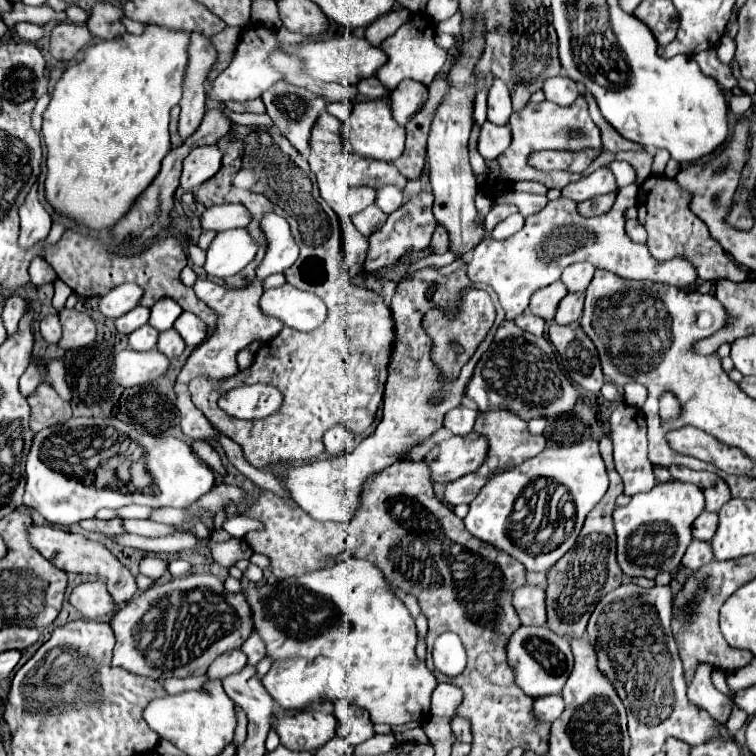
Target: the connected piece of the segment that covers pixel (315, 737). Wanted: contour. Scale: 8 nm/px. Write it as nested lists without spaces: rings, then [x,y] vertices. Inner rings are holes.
[[[319,709],[303,711],[293,717],[279,717],[275,723],[281,745],[293,751],[319,749],[335,735],[335,727],[335,715],[323,713]]]

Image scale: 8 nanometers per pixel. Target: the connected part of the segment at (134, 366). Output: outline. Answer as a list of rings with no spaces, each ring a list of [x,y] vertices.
[[[125,349],[115,355],[115,381],[121,387],[145,385],[165,375],[167,367],[169,359],[157,349],[151,349],[147,353]]]

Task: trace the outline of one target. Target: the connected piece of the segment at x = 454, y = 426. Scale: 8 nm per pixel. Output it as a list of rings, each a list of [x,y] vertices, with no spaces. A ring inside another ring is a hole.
[[[461,405],[457,409],[451,409],[445,415],[443,427],[449,429],[453,435],[469,435],[473,431],[475,417],[477,417],[477,411],[471,405]]]

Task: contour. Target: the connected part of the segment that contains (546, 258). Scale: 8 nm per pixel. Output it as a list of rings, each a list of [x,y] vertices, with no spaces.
[[[635,185],[619,189],[611,211],[601,217],[589,219],[577,215],[577,205],[571,199],[559,197],[555,201],[549,201],[543,211],[527,217],[525,227],[517,235],[505,241],[491,239],[487,235],[473,249],[473,259],[467,265],[469,279],[493,287],[501,307],[505,309],[507,319],[515,319],[517,315],[521,315],[527,309],[533,291],[557,281],[561,277],[561,271],[577,261],[589,261],[595,267],[613,271],[625,279],[661,281],[681,289],[693,285],[697,275],[693,275],[693,267],[689,267],[685,259],[657,261],[649,255],[647,245],[633,243],[627,237],[623,213],[637,203],[637,191],[639,189]]]

